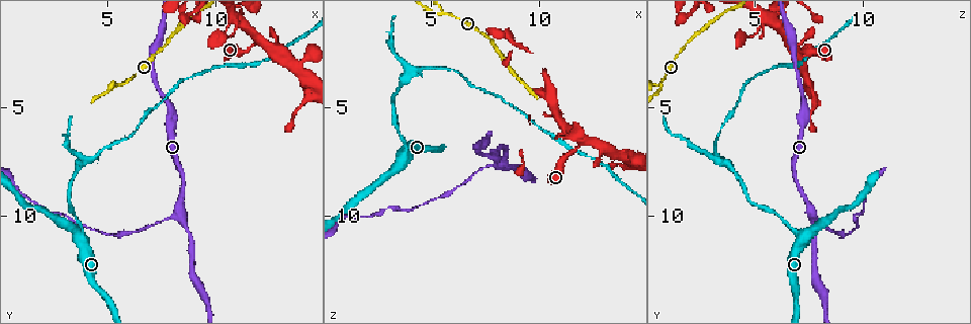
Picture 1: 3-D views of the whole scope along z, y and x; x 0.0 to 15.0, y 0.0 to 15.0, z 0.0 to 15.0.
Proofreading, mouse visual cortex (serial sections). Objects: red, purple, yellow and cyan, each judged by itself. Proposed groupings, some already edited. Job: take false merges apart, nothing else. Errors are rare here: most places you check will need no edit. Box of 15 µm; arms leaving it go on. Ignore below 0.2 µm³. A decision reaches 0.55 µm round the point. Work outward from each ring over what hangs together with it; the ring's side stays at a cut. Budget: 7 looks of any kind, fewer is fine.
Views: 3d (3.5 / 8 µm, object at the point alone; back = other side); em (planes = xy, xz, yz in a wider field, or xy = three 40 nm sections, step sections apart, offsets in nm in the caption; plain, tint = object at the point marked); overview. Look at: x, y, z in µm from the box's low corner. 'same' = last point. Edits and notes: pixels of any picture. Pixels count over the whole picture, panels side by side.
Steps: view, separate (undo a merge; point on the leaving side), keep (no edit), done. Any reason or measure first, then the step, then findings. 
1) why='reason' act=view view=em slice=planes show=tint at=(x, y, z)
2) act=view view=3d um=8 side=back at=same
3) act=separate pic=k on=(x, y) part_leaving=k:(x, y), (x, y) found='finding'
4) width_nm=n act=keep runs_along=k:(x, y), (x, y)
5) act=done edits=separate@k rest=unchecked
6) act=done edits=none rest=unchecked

why='looks like a crossing' act=view view=3d um=3.5 at=(11.1, 1.0, 5.9)

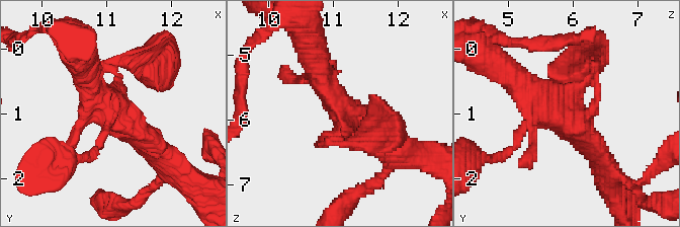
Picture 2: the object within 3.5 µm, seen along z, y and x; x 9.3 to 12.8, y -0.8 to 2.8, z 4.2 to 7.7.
act=view view=em slice=xy step=3 show=tint at=(11.20, 1.05, 5.90)

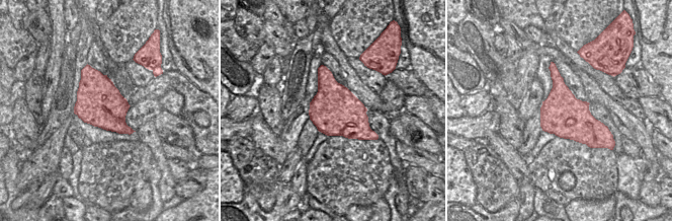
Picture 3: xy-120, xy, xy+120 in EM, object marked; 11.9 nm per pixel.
act=view view=em slice=xy step=2 show=tint at=same

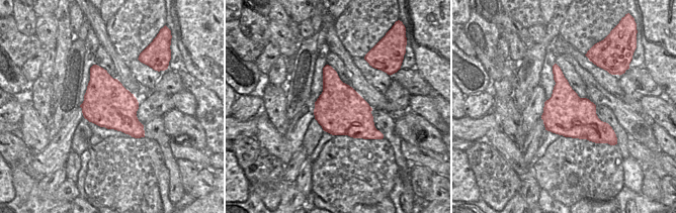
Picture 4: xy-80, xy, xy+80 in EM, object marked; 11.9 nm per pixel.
width_nm=600 act=keep runs_along=2:(602, 159), (567, 116), (519, 81) found='continuous, no second cell'

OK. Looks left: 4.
why='calibre changes' act=view view=3d um=8 at=(3.8, 11.0, 7.1)

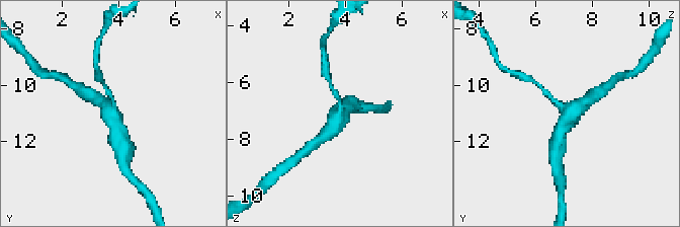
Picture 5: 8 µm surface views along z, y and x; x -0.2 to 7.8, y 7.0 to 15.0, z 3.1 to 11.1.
arms=3 arm_widths_nm=200,400,400 act=view view=em slice=xy step=5 show=tint at=(3.8, 11.0, 7.2)

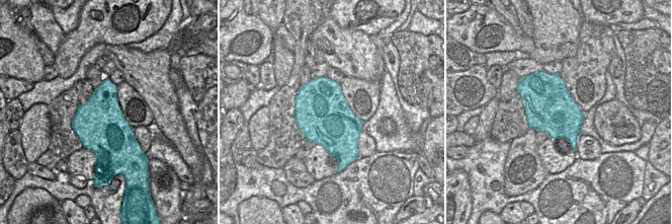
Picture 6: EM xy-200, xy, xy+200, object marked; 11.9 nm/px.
act=keep runs_along=5:(120, 138), (108, 93) found='one cell here'

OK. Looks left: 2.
act=view view=3d um=3.5 side=back at=(4.5, 7.1, 3.2)

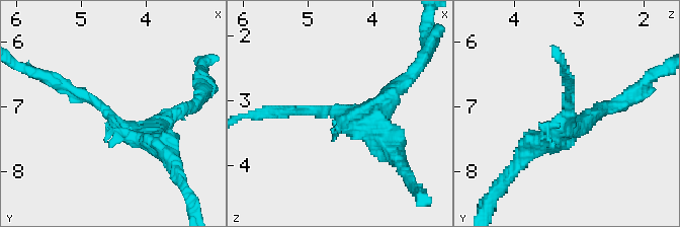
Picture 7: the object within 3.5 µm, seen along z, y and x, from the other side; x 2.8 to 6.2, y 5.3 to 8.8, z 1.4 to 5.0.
act=view view=em slice=planes show=tint at=(4.50, 7.15, 3.25)

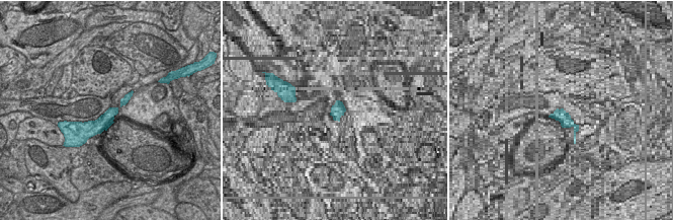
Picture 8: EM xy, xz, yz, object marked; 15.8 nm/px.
arm_widths_nm=150,300 act=keep found='continuous, no second cell'

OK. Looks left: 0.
act=done edits=none rest=unchecked

